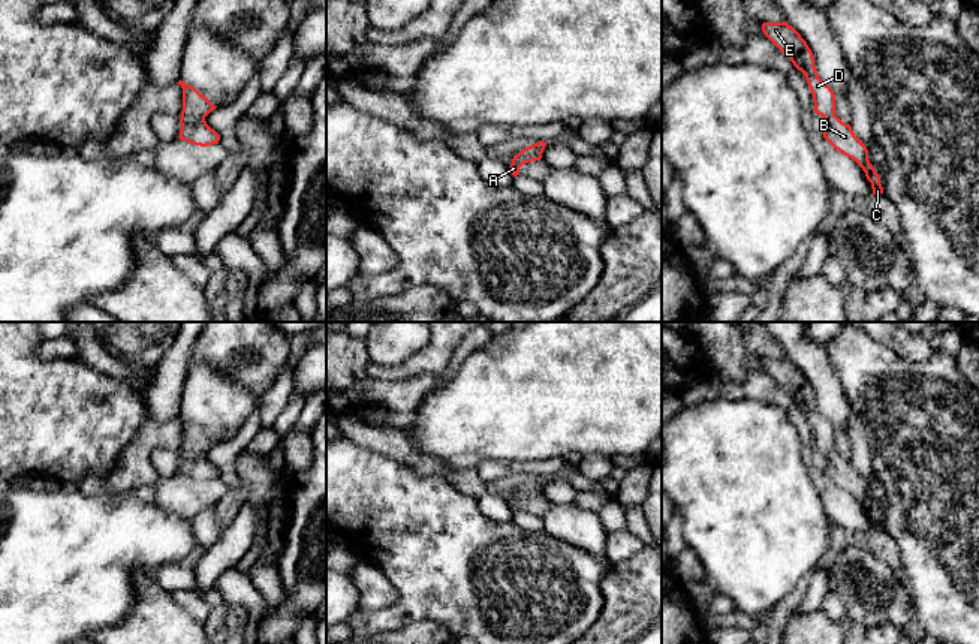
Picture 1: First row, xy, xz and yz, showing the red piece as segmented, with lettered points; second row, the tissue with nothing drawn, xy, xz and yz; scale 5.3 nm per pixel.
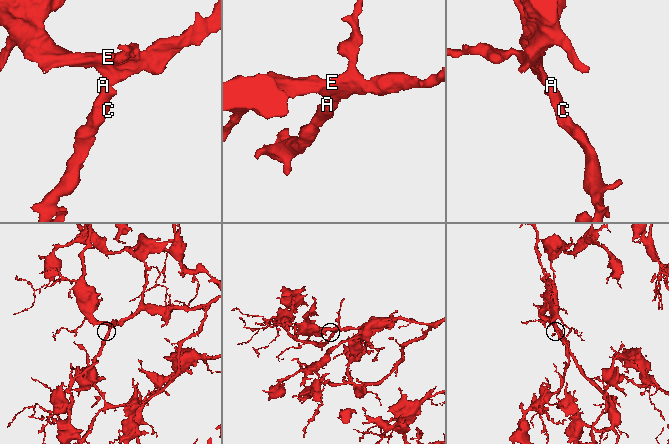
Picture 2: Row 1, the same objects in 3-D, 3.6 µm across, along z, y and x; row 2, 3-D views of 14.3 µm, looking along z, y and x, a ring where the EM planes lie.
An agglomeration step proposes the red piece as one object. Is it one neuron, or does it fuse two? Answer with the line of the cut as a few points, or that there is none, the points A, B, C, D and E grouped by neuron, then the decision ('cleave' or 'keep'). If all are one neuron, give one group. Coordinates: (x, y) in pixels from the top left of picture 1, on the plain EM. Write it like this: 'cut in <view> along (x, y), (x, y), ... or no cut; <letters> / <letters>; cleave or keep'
no cut; A B C D E; keep

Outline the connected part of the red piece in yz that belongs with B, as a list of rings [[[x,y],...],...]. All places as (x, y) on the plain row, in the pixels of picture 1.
[[[786,356],[763,358],[762,367],[783,389],[790,394],[793,401],[804,409],[813,430],[813,448],[826,455],[823,473],[835,485],[853,494],[862,503],[867,515],[871,518],[873,530],[883,529],[880,512],[868,496],[867,482],[855,472],[850,460],[843,458],[835,451],[835,430],[831,422],[819,413],[814,401],[814,392],[807,377]]]

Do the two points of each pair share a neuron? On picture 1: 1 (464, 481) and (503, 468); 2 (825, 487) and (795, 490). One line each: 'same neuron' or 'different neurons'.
1: different neurons
2: different neurons

